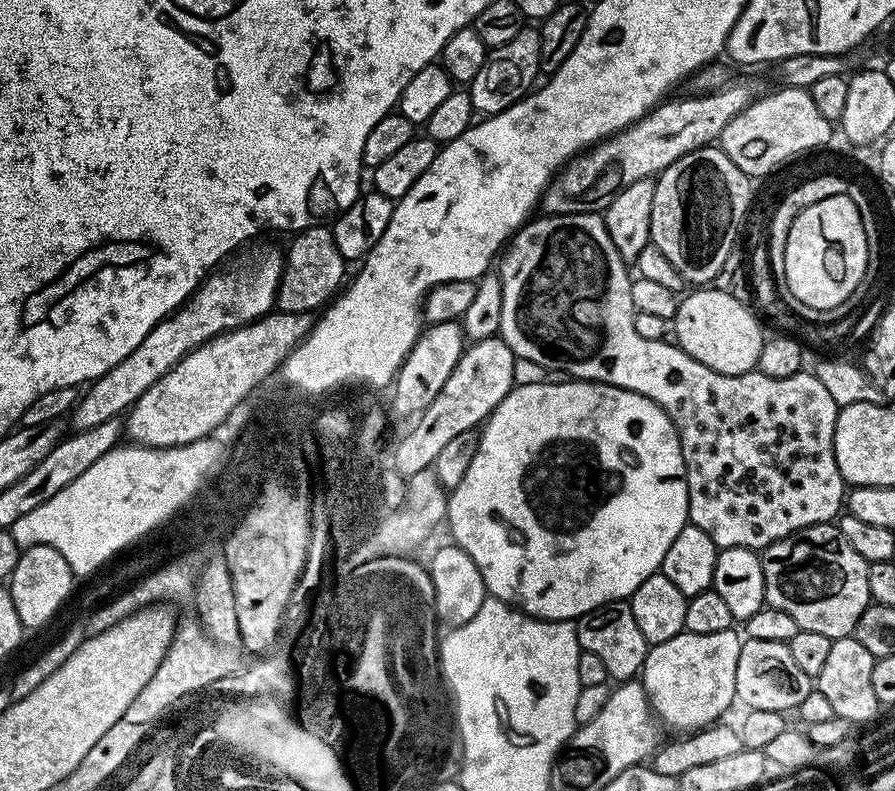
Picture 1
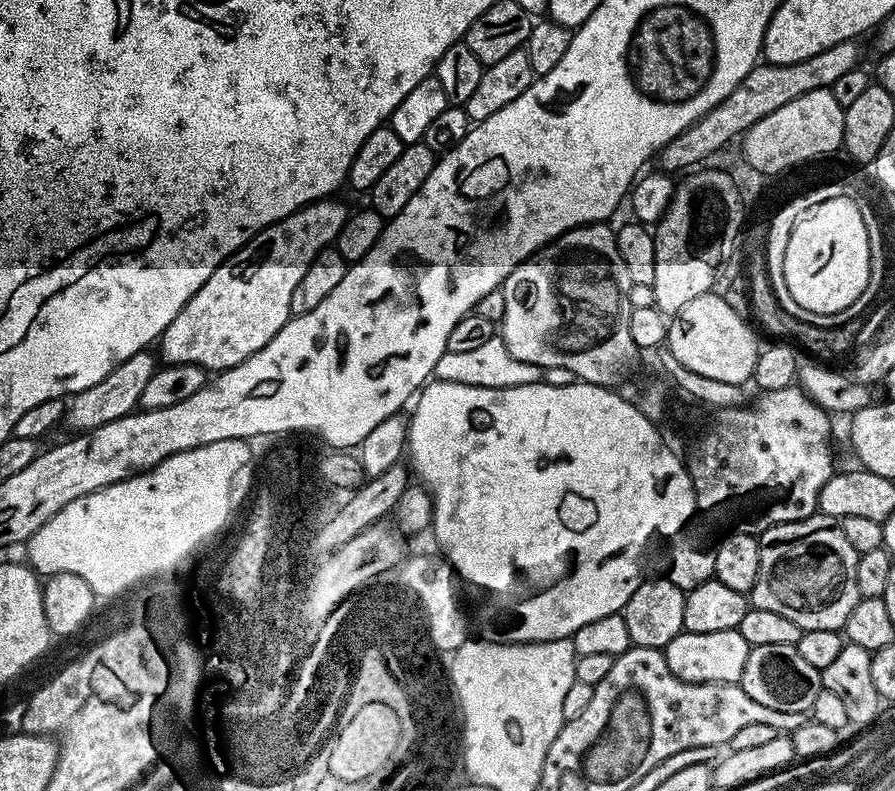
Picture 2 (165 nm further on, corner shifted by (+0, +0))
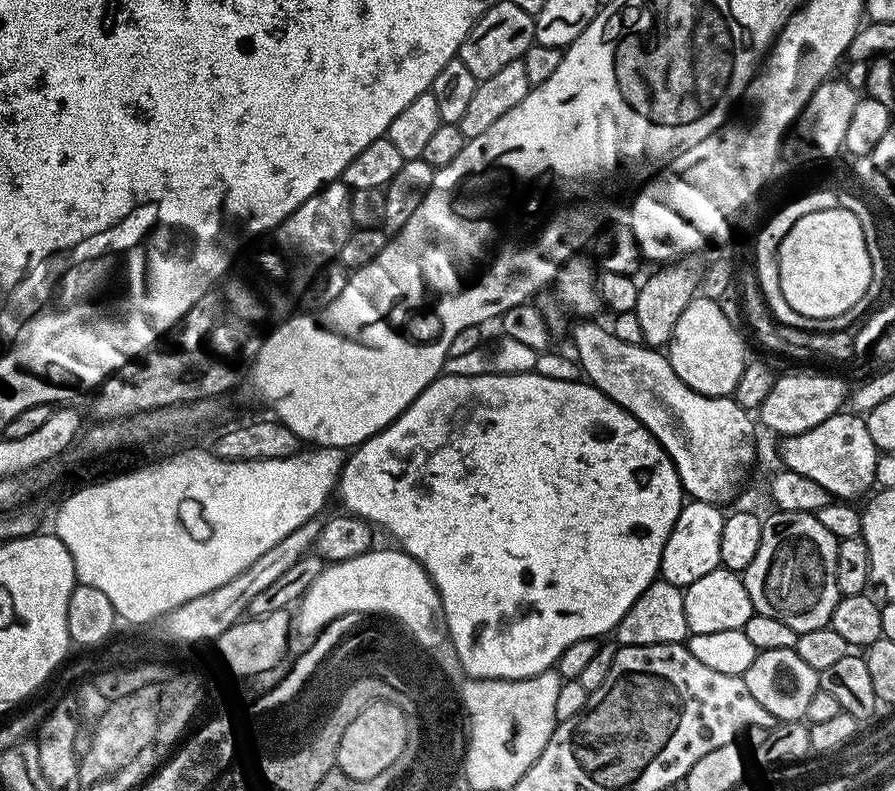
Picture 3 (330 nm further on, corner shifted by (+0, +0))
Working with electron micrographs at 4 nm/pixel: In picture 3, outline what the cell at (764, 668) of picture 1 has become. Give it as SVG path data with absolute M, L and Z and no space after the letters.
M795 648L757 652L750 670L743 674L746 690L754 694L754 702L765 708L769 717L777 716L780 722L800 722L808 715L808 707L820 688L820 673L798 658Z

